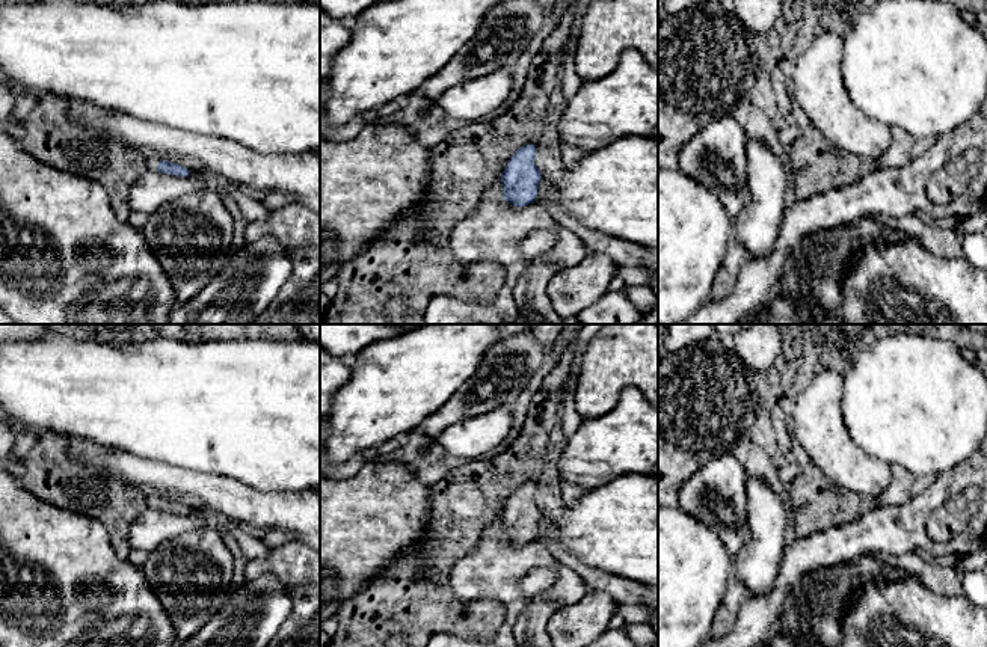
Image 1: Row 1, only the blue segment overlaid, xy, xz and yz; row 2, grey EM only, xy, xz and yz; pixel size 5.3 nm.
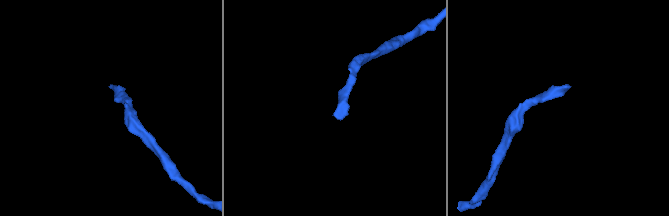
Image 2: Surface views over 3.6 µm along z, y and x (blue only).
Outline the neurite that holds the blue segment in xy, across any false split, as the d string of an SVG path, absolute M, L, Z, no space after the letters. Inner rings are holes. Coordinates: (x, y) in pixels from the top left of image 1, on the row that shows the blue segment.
M155 157L146 158L146 167L154 172L177 175L177 176L187 176L189 170L180 164L174 164Z

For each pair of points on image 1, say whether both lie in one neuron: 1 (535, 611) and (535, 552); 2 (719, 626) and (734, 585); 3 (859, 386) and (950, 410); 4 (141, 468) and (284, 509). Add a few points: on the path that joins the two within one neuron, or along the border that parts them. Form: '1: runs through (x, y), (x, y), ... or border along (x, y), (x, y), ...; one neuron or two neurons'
1: border along (531, 597), (519, 616), (515, 629); two neurons
2: runs through (726, 616), (734, 596); one neuron
3: runs through (882, 391), (915, 400), (927, 409); one neuron
4: runs through (177, 484), (216, 493), (248, 507); one neuron

